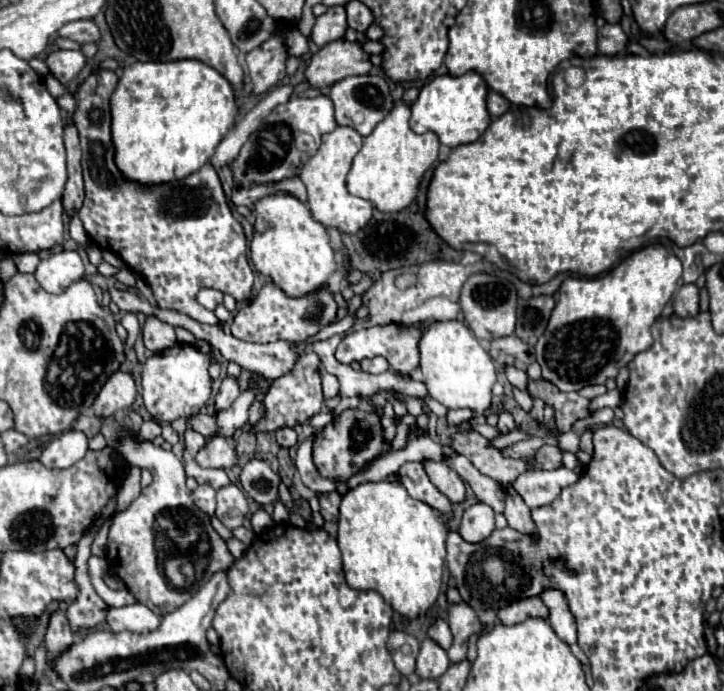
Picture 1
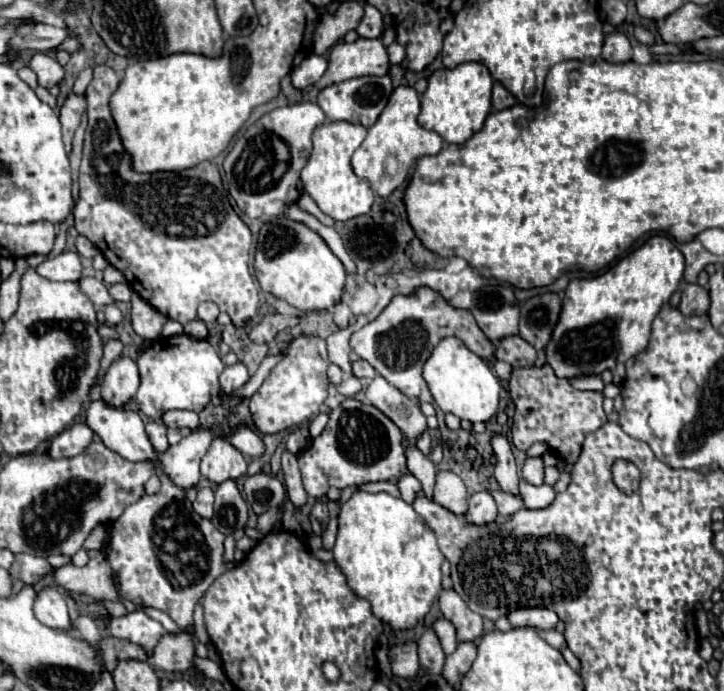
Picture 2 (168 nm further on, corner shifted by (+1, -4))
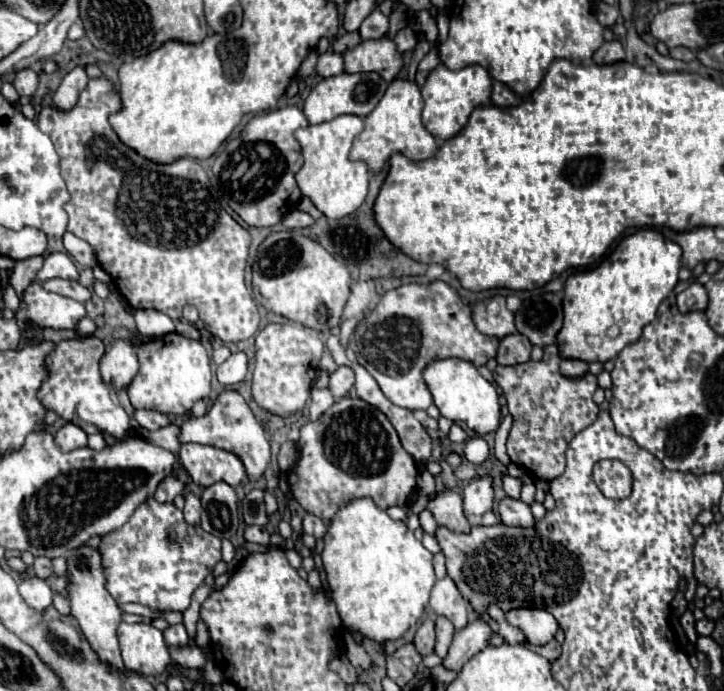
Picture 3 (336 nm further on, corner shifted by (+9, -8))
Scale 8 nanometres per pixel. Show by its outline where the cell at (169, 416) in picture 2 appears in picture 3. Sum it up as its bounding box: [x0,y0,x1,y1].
[133,410,171,430]

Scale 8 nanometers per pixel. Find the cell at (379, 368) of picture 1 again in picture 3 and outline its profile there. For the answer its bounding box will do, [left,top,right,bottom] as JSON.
[329,366,353,398]

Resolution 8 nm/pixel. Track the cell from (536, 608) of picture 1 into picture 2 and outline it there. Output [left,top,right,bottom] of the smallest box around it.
[507,608,559,630]

